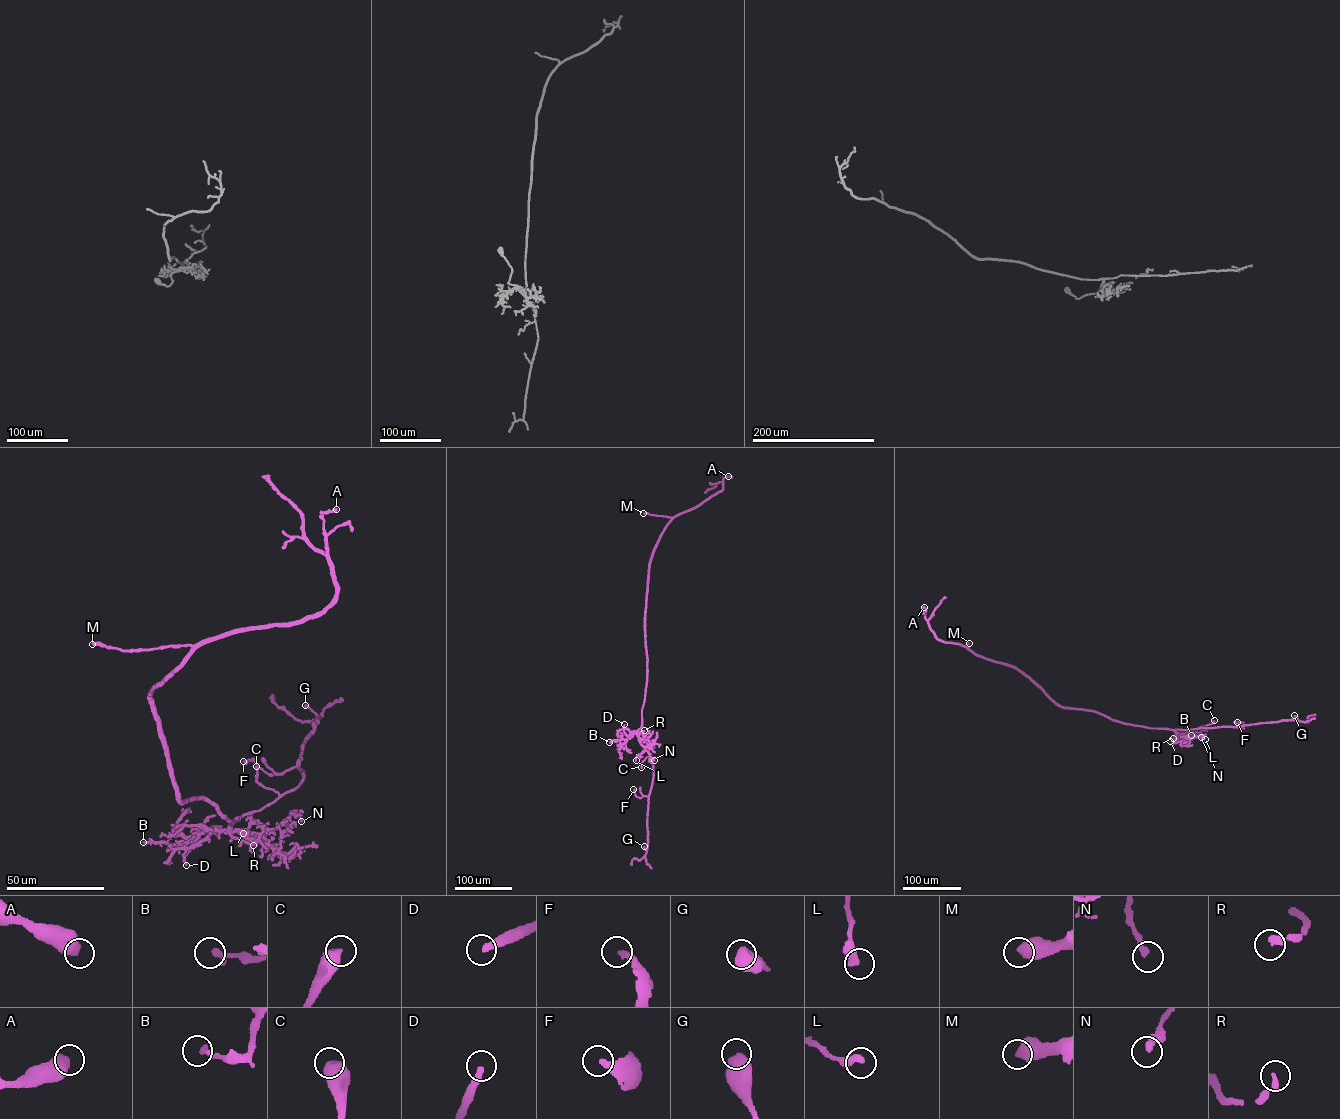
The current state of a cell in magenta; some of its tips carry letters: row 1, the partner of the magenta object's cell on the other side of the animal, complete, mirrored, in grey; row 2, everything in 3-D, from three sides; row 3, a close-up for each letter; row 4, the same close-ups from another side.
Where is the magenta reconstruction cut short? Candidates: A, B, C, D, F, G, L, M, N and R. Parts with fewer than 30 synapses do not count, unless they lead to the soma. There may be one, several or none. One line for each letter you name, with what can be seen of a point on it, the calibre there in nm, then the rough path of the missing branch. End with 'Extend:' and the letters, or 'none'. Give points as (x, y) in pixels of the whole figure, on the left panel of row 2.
D: (186, 865) | 320 nm
Extend: D

